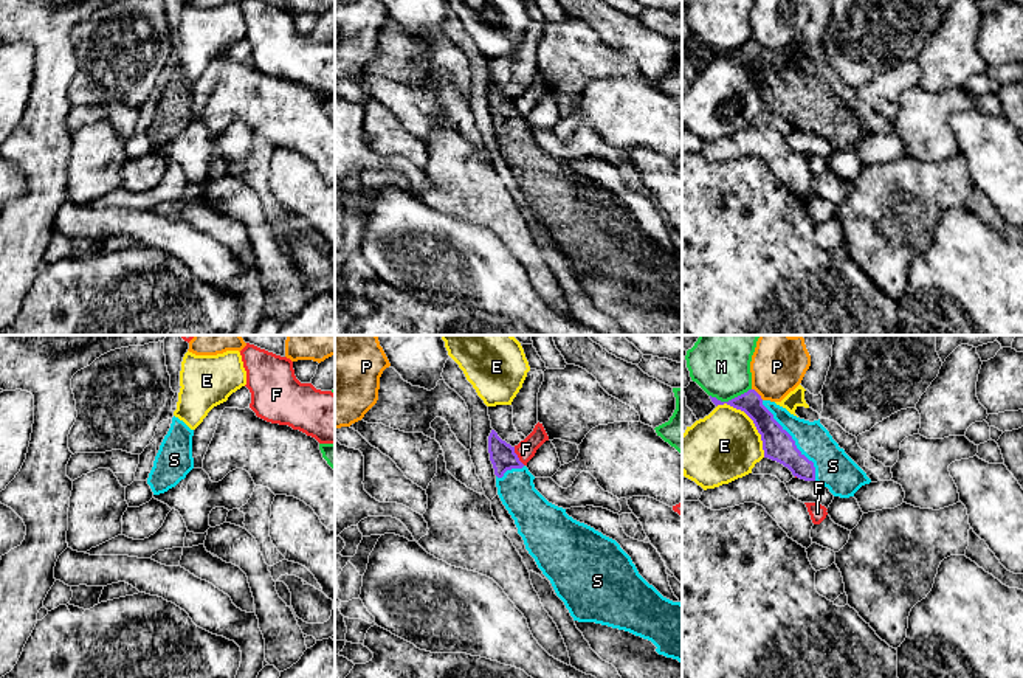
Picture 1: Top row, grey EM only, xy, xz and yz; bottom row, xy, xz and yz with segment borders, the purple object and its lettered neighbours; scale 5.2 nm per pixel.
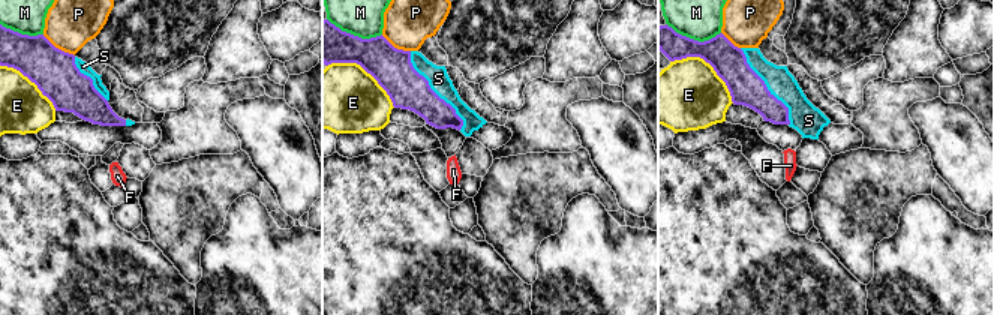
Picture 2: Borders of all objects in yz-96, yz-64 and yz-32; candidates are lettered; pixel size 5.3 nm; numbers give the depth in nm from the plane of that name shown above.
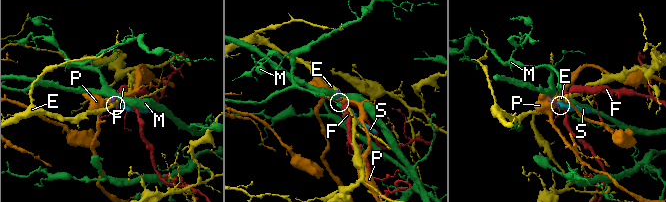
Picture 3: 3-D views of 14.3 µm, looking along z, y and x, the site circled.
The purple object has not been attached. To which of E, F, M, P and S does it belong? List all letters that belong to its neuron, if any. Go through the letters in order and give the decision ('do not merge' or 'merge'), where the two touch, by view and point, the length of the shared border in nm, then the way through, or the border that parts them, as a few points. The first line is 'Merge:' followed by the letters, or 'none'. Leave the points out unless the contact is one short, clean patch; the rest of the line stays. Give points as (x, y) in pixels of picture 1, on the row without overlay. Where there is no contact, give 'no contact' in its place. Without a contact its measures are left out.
Merge: S
E: do not merge; meets purple in yz at (754, 75); contact 380 nm long
F: do not merge; meets purple in xz at (516, 109); contact 110 nm long; border along xz (513, 100), (513, 104), (524, 117)
M: do not merge; meets purple in yz at (732, 51); contact 220 nm long
P: do not merge; meets purple in yz at (758, 47); contact 90 nm long; border along yz (752, 41), (763, 51)
S: merge; meets purple in yz at (794, 93); contact 500 nm long

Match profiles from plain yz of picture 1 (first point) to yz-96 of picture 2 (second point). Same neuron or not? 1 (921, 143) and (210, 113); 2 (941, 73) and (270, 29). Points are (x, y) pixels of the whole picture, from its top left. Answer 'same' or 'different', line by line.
1: same
2: different

